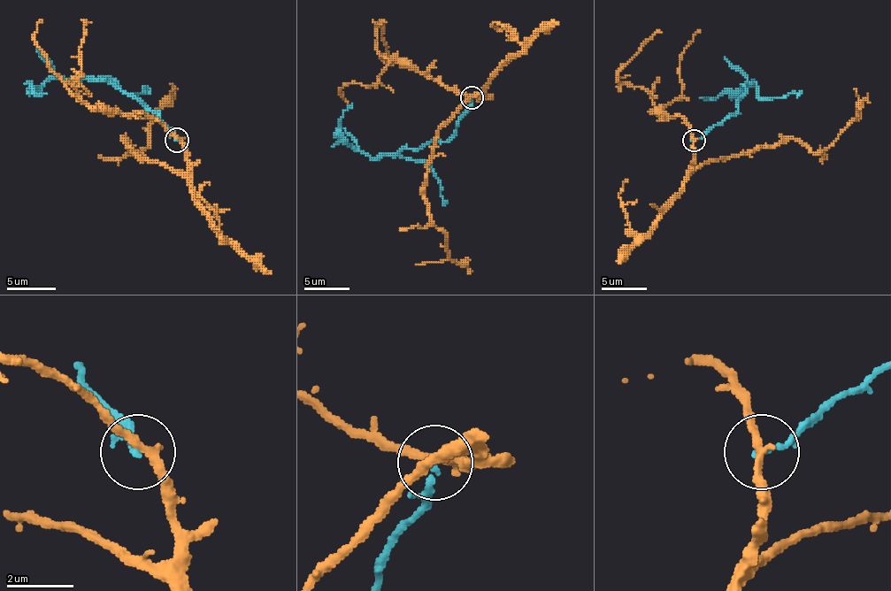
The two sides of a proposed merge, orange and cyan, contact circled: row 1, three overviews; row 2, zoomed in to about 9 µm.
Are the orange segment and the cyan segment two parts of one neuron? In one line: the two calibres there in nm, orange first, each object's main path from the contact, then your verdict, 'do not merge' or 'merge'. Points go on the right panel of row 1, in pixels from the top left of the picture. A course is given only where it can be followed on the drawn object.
calibres 240 and 200 nm; course orange (693, 141), (691, 170), (764, 145), (797, 139), (818, 152), (856, 116), (858, 97), (854, 88); course cyan (693, 141), (702, 139), (738, 109), (745, 87), (754, 84), (745, 84), (713, 97), (700, 97); do not merge

